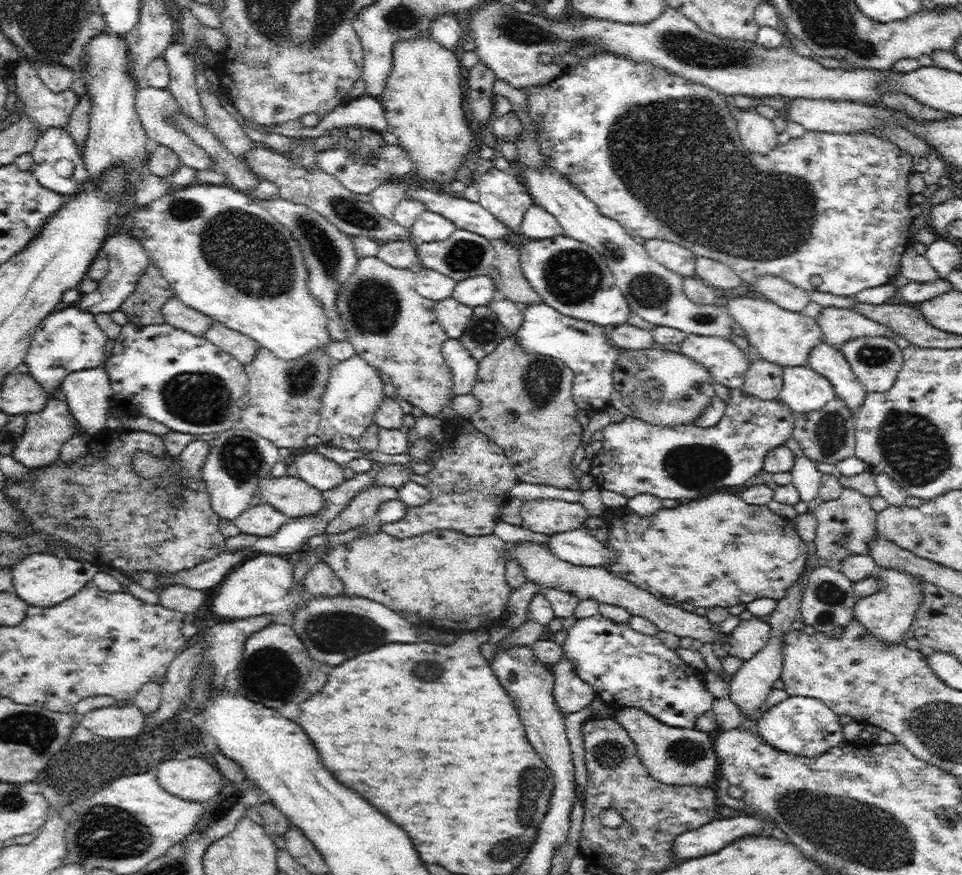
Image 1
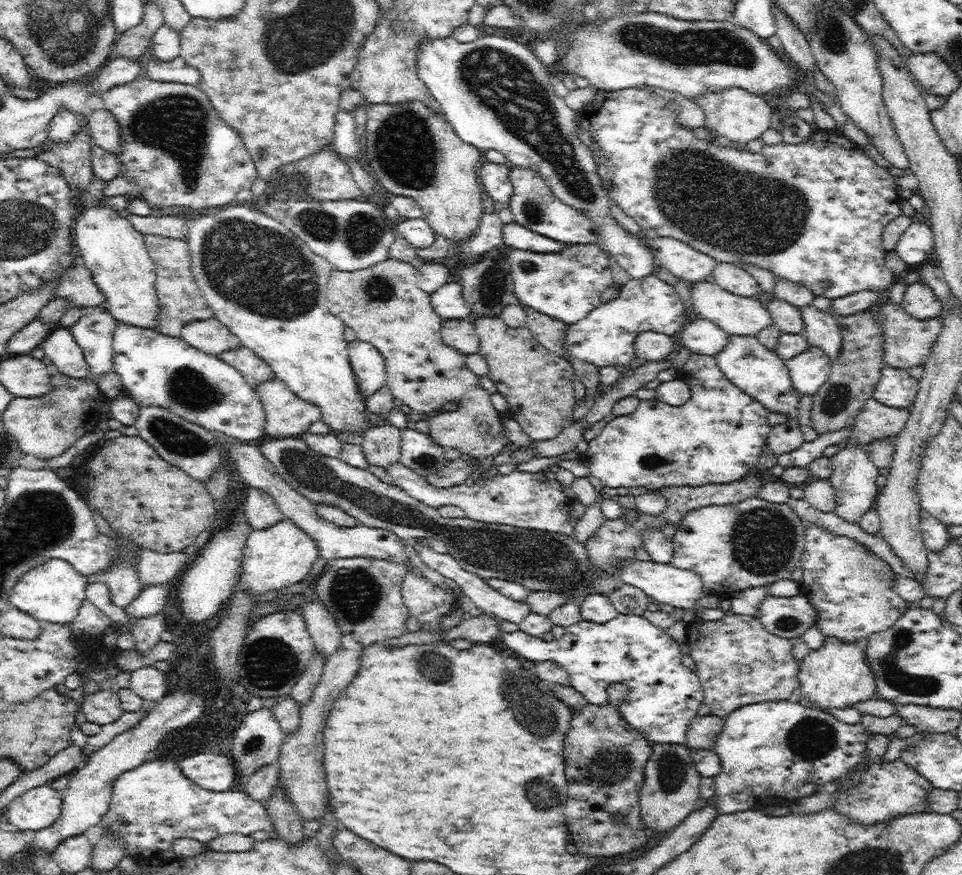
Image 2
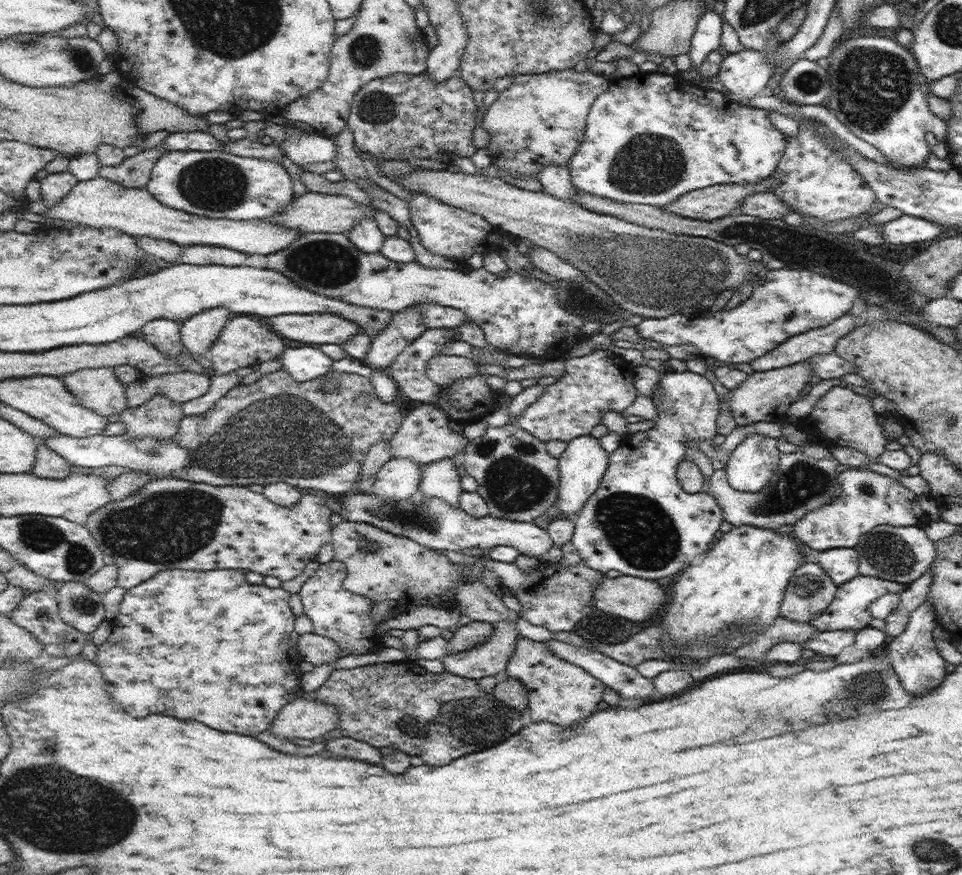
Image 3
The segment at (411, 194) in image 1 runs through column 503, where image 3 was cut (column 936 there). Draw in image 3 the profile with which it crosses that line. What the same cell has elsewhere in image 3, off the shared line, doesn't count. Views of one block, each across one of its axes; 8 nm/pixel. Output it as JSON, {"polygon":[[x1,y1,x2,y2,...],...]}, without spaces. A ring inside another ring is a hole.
{"polygon":[[899,216,899,220,891,220,883,226,883,240,887,244,919,244,919,242,933,242,945,236,945,228,941,224,933,224,923,218,913,216]]}

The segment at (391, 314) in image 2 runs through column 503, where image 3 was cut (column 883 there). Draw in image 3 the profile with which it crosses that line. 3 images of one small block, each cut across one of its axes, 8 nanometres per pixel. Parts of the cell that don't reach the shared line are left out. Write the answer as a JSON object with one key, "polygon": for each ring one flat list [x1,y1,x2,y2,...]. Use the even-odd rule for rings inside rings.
{"polygon":[[841,382,839,386,833,386,831,390,827,390,827,394,815,402,809,418,817,422,815,428,819,430,823,442,829,444,829,448,845,446,851,450,859,450,861,454,869,458,879,458,887,450,887,444,889,444,889,438,883,436,883,428,877,420,879,414,873,412,871,400,867,396,859,396,849,386,851,384]]}

